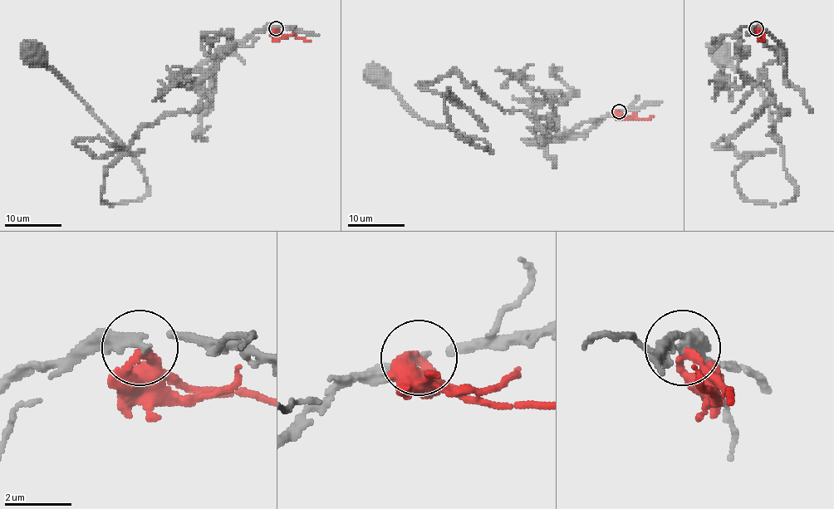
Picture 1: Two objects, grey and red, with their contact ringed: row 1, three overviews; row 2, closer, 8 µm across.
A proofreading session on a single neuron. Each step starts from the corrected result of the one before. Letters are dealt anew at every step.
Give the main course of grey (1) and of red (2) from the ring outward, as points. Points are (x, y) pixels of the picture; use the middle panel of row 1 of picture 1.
1: (618, 111), (561, 134), (452, 70), (419, 85), (463, 107), (448, 90), (451, 127), (491, 151), (370, 80)
2: (618, 111), (630, 119), (652, 117)

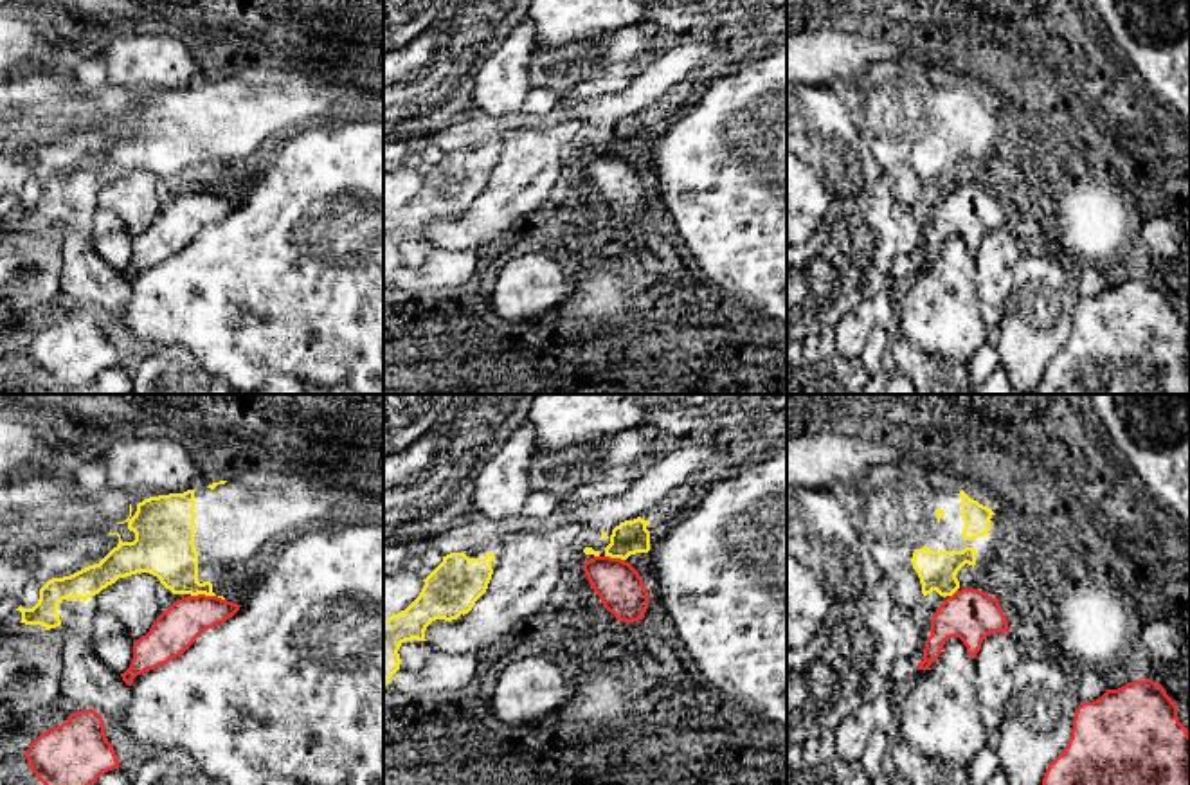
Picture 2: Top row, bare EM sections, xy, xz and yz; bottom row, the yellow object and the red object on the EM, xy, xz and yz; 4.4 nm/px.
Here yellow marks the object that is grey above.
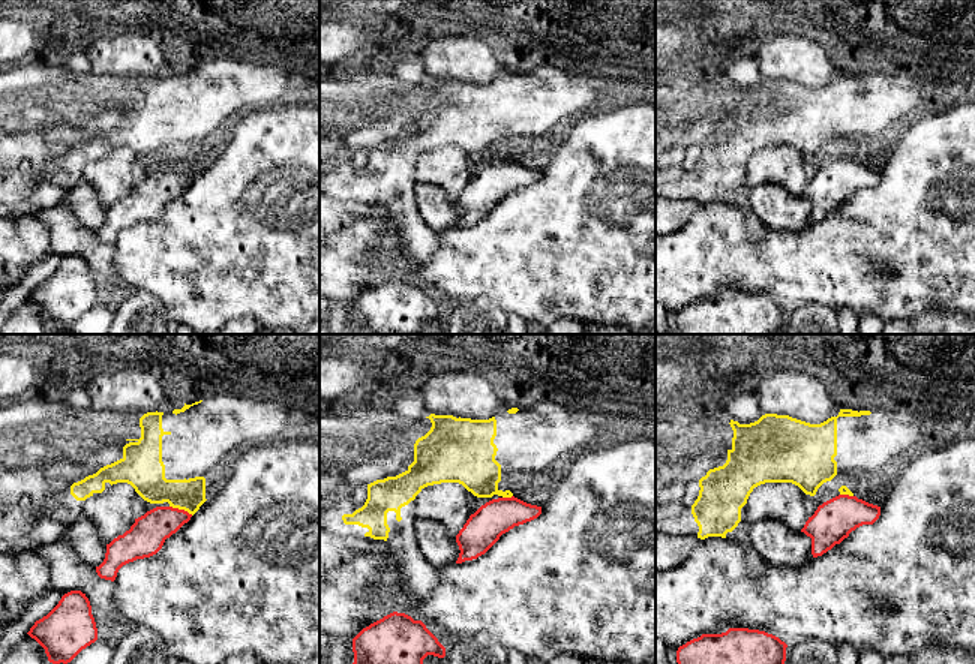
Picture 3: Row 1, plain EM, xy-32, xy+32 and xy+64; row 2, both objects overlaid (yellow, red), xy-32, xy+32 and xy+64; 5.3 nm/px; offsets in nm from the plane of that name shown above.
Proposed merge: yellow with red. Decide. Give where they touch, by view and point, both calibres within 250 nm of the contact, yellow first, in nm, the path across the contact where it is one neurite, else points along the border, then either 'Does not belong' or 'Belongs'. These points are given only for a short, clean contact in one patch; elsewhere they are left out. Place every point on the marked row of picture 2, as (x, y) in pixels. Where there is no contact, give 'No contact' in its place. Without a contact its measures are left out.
Touches yellow at xy (207, 595). Thickness 240 nm (yellow) against 190 nm. Boundary: xy (191, 595), (215, 595), (224, 600). Does not belong

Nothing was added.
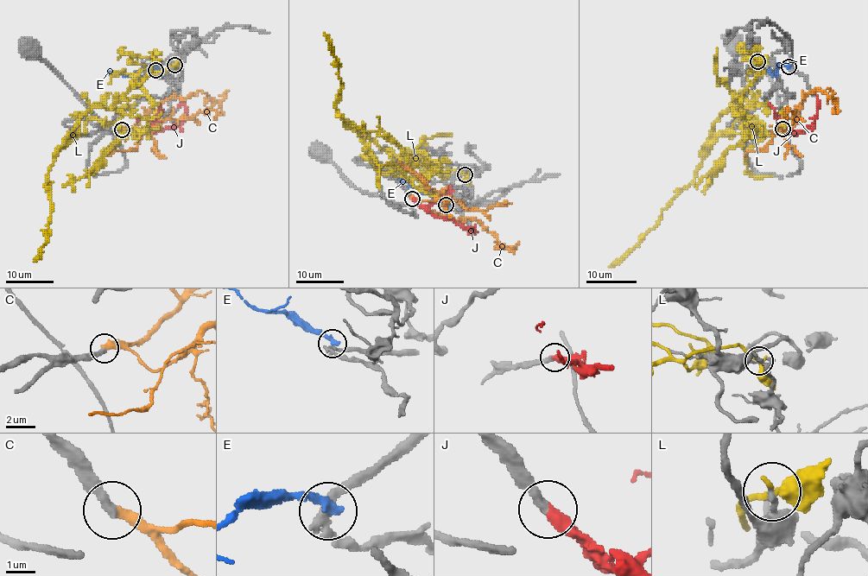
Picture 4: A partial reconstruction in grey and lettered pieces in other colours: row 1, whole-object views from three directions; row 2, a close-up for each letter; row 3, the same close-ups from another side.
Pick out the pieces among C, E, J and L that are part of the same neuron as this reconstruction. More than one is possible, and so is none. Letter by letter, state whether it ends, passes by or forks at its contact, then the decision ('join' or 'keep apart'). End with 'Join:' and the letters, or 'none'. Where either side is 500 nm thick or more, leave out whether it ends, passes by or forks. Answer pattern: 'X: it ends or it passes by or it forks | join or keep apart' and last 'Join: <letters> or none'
C: it ends | keep apart
E: it ends | keep apart
J: it ends | join
L: it passes by | keep apart
Join: J

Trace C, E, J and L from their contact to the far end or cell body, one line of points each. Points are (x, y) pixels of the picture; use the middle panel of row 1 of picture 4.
C: (412, 198), (427, 211), (457, 219), (476, 219), (508, 248), (519, 242)
E: (446, 205), (397, 179)
J: (412, 199), (437, 217), (452, 219), (476, 232), (469, 231)
L: (465, 174), (427, 174), (433, 161), (402, 159), (346, 123), (336, 113), (338, 60), (323, 33)

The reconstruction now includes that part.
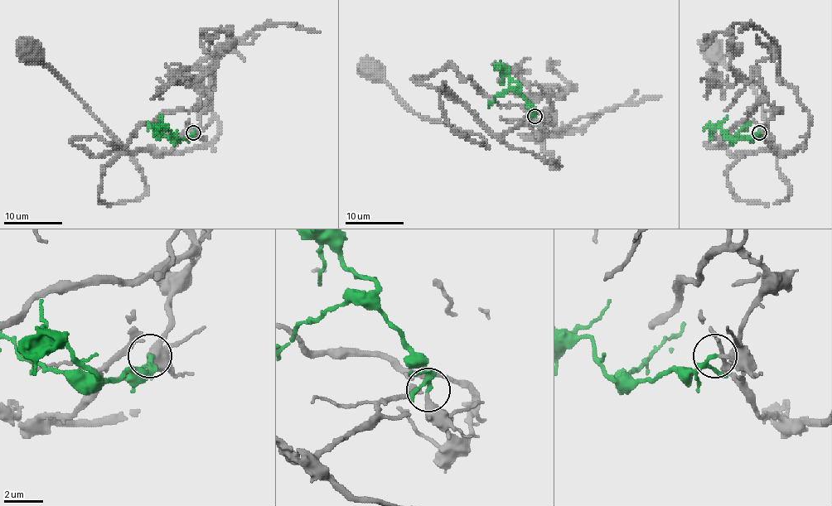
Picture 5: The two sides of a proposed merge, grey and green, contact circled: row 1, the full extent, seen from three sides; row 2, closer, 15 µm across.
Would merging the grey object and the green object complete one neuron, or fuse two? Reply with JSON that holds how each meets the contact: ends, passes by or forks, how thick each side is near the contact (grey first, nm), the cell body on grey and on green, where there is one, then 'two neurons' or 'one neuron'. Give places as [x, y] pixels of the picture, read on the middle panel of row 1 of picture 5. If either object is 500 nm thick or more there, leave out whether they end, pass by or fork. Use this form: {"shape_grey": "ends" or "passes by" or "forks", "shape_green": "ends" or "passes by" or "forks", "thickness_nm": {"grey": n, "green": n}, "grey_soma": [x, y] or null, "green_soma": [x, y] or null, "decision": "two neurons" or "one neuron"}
{"shape_grey": "passes by", "shape_green": "passes by", "thickness_nm": {"grey": 240, "green": 190}, "grey_soma": [369, 69], "green_soma": null, "decision": "one neuron"}

